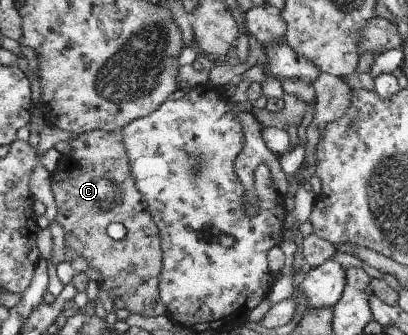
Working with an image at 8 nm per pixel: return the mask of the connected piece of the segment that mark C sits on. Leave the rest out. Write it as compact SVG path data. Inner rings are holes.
M93 130L69 139L67 143L71 145L71 151L61 155L55 171L51 173L51 192L58 212L55 221L63 227L65 247L74 252L73 258L83 257L90 269L99 271L99 287L113 301L111 309L126 309L147 317L167 314L158 288L163 257L162 239L157 225L148 218L149 207L135 185L122 132ZM113 222L121 223L127 229L126 235L120 240L113 240L107 234L107 226Z

